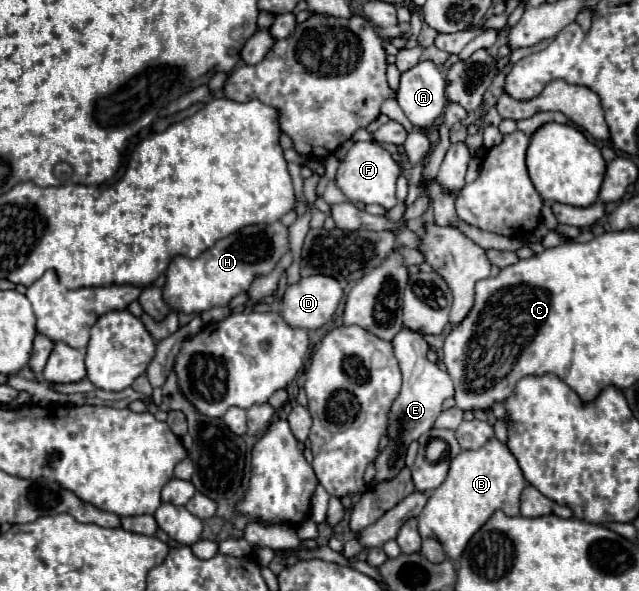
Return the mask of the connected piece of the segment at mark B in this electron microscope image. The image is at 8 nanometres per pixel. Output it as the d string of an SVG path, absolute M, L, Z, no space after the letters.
M494 436L478 450L462 450L450 462L446 480L430 494L418 516L418 532L422 538L430 536L440 540L446 554L452 560L458 560L474 532L478 532L496 510L502 510L508 516L520 514L520 492L524 486L526 478L514 454Z

